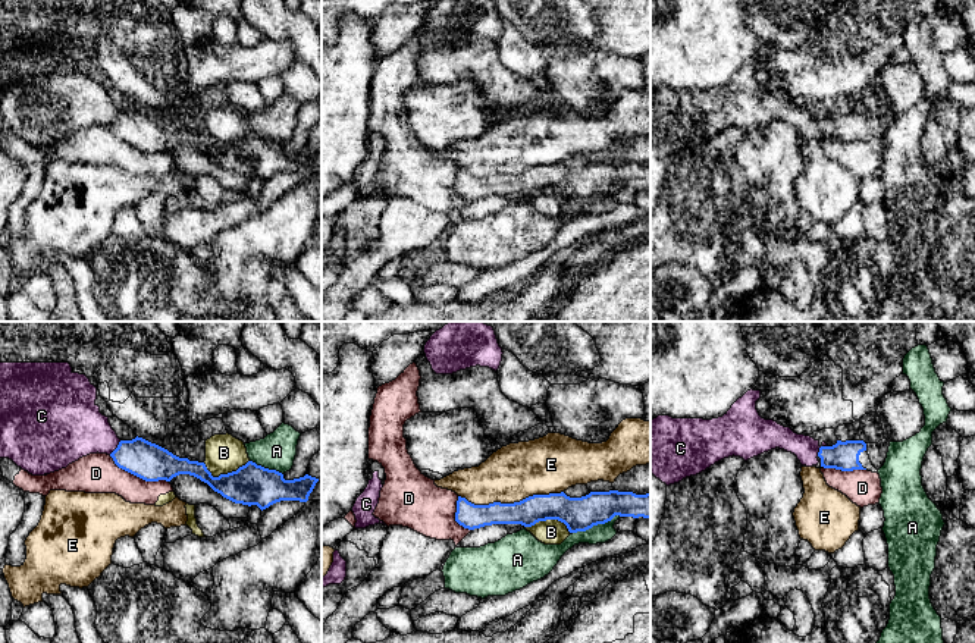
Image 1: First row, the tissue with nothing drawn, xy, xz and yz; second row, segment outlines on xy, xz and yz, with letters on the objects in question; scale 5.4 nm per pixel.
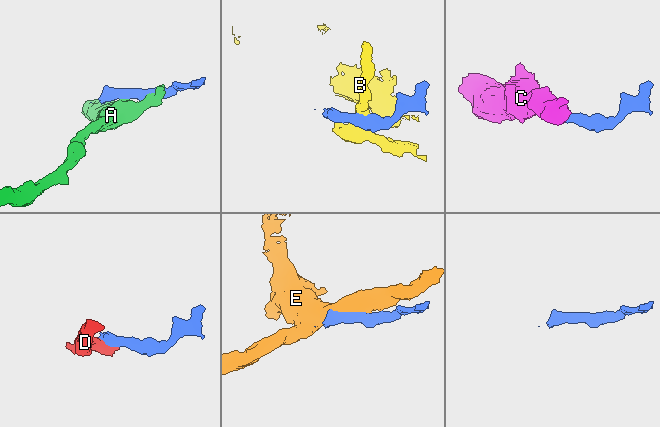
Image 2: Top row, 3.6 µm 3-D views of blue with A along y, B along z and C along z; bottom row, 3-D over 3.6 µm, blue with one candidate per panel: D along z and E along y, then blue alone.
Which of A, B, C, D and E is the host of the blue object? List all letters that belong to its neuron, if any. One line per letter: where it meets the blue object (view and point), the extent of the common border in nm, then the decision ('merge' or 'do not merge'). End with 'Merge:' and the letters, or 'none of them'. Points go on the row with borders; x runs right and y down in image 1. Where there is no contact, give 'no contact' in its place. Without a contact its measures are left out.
A: contact xz (596, 524); length 280 nm; do not merge
B: contact xy (223, 474); length 260 nm; do not merge
C: contact yz (820, 448); length 90 nm; do not merge
D: contact xy (138, 476); length 360 nm; do not merge
E: contact xz (510, 504); length 600 nm; do not merge
Merge: none of them

